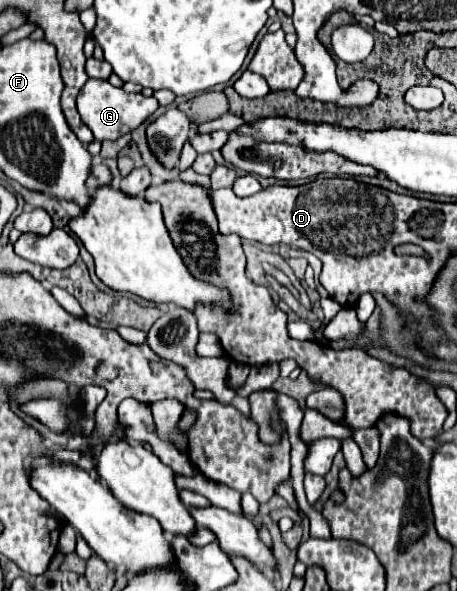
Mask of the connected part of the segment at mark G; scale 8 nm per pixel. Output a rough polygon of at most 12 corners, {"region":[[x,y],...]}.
{"region":[[89,79],[77,95],[97,141],[137,129],[155,97]]}

